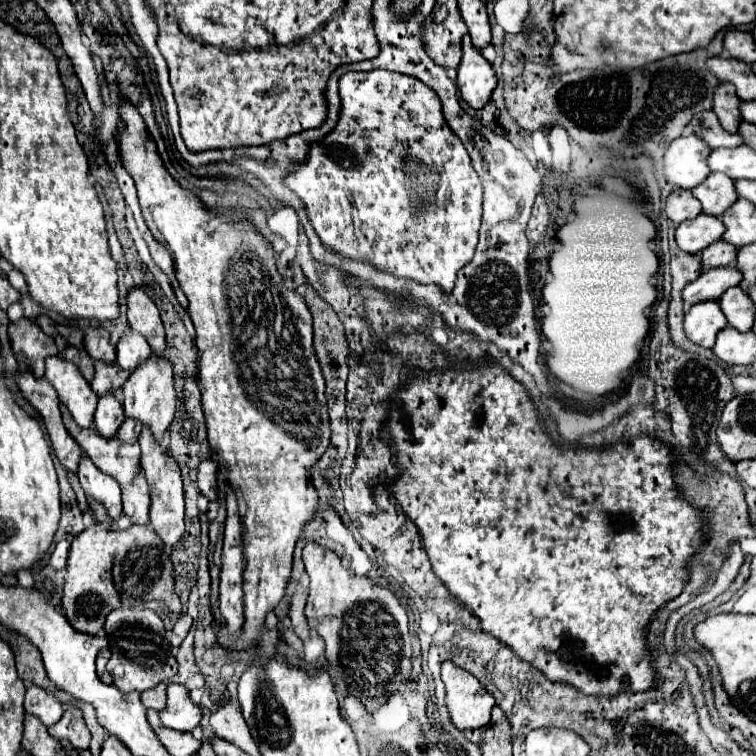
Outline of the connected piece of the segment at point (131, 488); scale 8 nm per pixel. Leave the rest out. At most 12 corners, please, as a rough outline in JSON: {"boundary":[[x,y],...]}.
{"boundary":[[141,468],[125,484],[123,510],[149,524],[149,488]]}

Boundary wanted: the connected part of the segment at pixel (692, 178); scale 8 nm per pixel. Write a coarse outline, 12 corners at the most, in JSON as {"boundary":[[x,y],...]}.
{"boundary":[[681,136],[665,154],[665,176],[695,188],[711,174],[711,148]]}

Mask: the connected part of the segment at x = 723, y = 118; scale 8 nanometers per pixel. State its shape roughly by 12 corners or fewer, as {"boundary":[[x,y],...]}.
{"boundary":[[727,82],[717,88],[713,112],[735,134],[741,124],[737,92]]}

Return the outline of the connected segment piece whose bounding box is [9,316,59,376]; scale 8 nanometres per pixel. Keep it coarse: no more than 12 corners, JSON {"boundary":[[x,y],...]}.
{"boundary":[[25,316],[9,324],[19,362],[43,376],[53,338]]}

